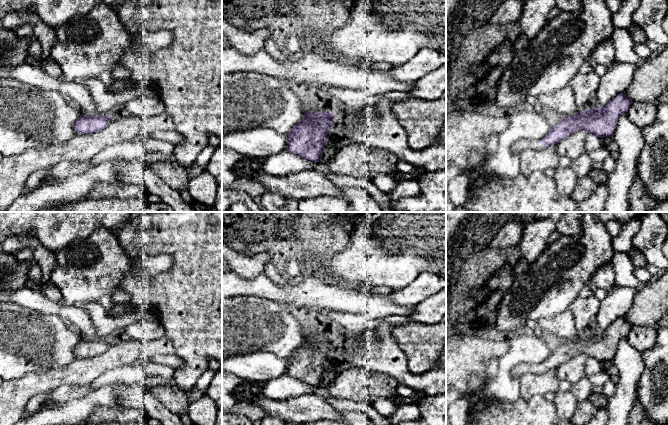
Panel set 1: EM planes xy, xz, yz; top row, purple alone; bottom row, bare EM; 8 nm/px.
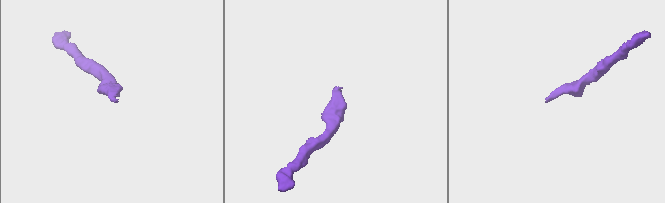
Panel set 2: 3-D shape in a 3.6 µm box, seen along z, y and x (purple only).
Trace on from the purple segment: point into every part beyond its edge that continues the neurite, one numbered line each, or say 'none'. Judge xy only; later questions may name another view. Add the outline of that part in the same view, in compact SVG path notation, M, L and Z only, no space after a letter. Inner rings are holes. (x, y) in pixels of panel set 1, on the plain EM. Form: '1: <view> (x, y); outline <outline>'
none

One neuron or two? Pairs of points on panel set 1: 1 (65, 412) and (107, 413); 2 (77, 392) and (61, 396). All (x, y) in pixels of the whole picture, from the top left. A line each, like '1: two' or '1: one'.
1: two
2: one

